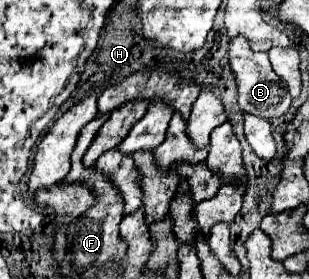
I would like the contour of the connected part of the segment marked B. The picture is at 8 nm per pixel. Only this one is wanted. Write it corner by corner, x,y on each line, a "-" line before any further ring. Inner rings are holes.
234,36
230,38
228,60
230,60
230,68
234,72
236,86
238,86
238,106
244,112
260,116
260,118
268,118
268,120
288,112
292,104
292,96
288,96
288,88
284,88
284,82
272,70
266,52
252,52
244,36

